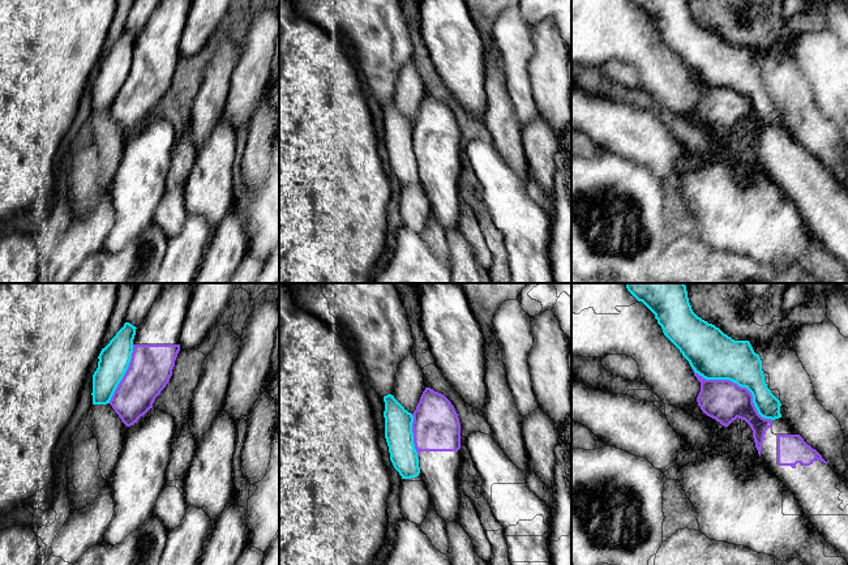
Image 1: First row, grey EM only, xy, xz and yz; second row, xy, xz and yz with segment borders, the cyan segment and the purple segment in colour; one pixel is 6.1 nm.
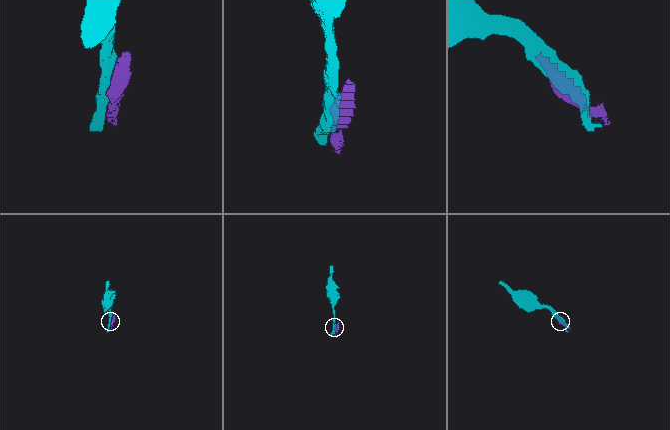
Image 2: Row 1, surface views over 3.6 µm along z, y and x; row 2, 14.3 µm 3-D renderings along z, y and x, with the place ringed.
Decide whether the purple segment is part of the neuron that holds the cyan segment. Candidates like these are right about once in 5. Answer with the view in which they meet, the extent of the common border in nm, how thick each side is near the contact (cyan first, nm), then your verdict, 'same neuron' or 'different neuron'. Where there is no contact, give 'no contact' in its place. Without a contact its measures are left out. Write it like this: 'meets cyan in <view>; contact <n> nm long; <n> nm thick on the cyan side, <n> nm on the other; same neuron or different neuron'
meets cyan in yz; contact 600 nm long; 300 nm thick on the cyan side, 260 nm on the other; different neuron

